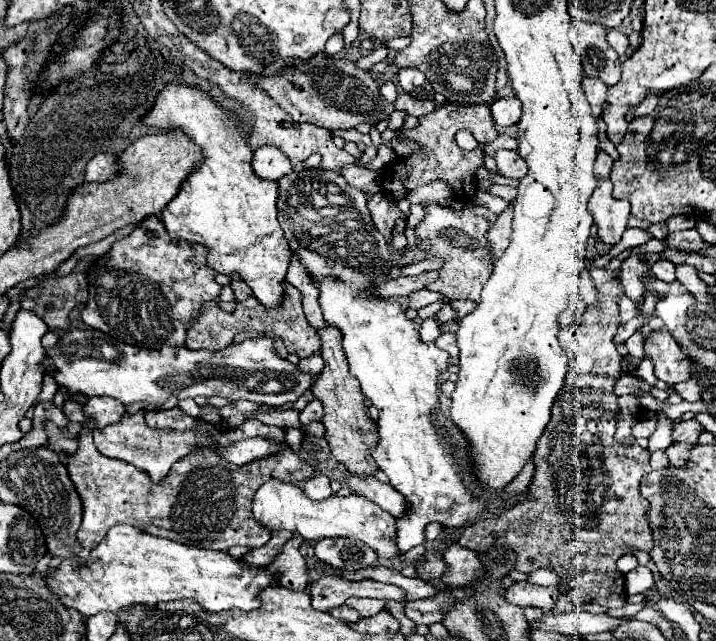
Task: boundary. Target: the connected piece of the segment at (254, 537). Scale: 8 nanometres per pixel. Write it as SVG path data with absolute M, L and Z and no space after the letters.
M86 425L82 427L78 443L78 451L66 457L66 467L84 505L84 519L78 529L78 541L86 549L94 549L104 539L108 529L120 523L130 523L148 531L150 535L204 549L230 549L232 545L266 545L270 539L268 529L256 523L250 513L254 493L266 481L278 479L296 485L310 479L314 473L314 469L306 461L302 461L294 451L288 449L262 461L234 467L232 463L204 447L180 459L172 467L172 473L156 485L136 467L98 453L92 441L92 429L88 429Z

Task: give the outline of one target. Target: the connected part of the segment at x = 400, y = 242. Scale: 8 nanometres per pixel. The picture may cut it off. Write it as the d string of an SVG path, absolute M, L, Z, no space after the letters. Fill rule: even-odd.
M404 217L402 219L398 219L396 221L396 225L394 225L394 239L392 239L392 247L396 249L396 251L400 251L404 245L406 245L406 237L404 237Z

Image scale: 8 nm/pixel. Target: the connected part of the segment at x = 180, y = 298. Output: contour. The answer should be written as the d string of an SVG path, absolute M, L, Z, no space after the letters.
M156 217L144 219L128 237L116 241L104 257L98 257L88 271L90 297L82 321L128 345L184 347L186 331L200 315L202 305L218 303L222 291L214 281L216 273L206 265L206 255L204 247L172 241Z

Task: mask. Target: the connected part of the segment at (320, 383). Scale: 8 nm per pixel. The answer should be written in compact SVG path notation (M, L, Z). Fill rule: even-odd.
M324 327L318 331L322 339L322 357L324 357L324 369L318 375L318 379L312 385L312 393L316 399L324 405L324 427L326 427L326 441L330 445L332 455L338 463L342 463L348 471L356 475L374 475L378 471L376 461L372 459L372 451L378 443L378 425L372 421L372 417L366 413L364 395L360 393L360 385L356 383L356 377L348 371L348 361L342 351L342 333L334 327Z

